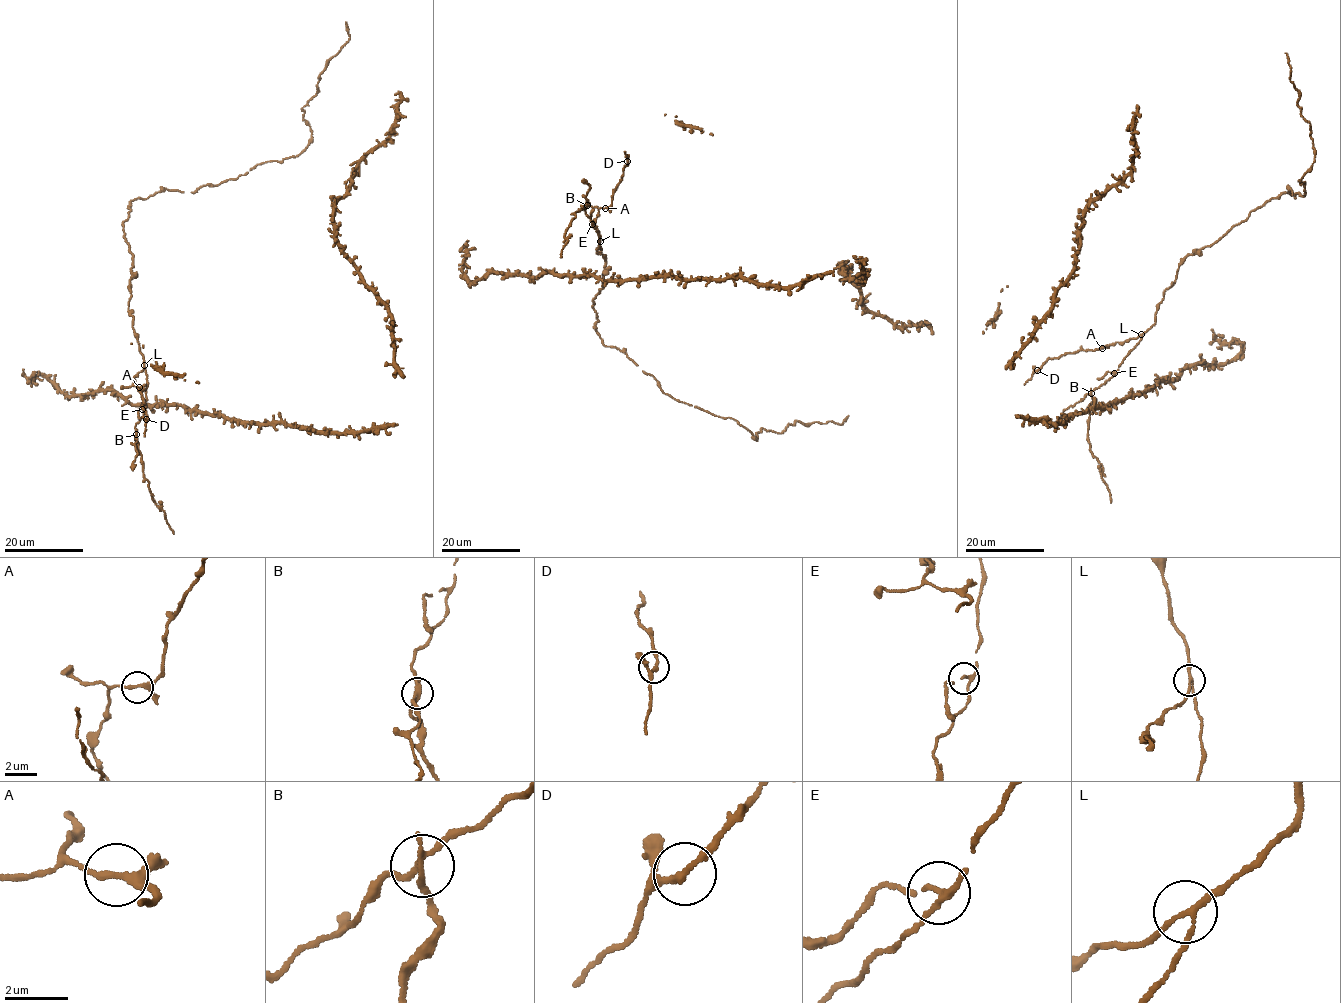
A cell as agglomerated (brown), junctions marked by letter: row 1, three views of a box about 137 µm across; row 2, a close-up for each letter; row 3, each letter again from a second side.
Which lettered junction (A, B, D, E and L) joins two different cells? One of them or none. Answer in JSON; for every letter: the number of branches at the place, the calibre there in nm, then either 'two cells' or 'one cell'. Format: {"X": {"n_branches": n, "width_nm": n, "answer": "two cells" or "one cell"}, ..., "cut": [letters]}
{"A": {"n_branches": 3, "width_nm": 200, "answer": "one cell"}, "B": {"n_branches": 3, "width_nm": 180, "answer": "two cells"}, "D": {"n_branches": 3, "width_nm": 170, "answer": "one cell"}, "E": {"n_branches": 3, "width_nm": 150, "answer": "one cell"}, "L": {"n_branches": 3, "width_nm": 150, "answer": "one cell"}, "cut": ["B"]}

